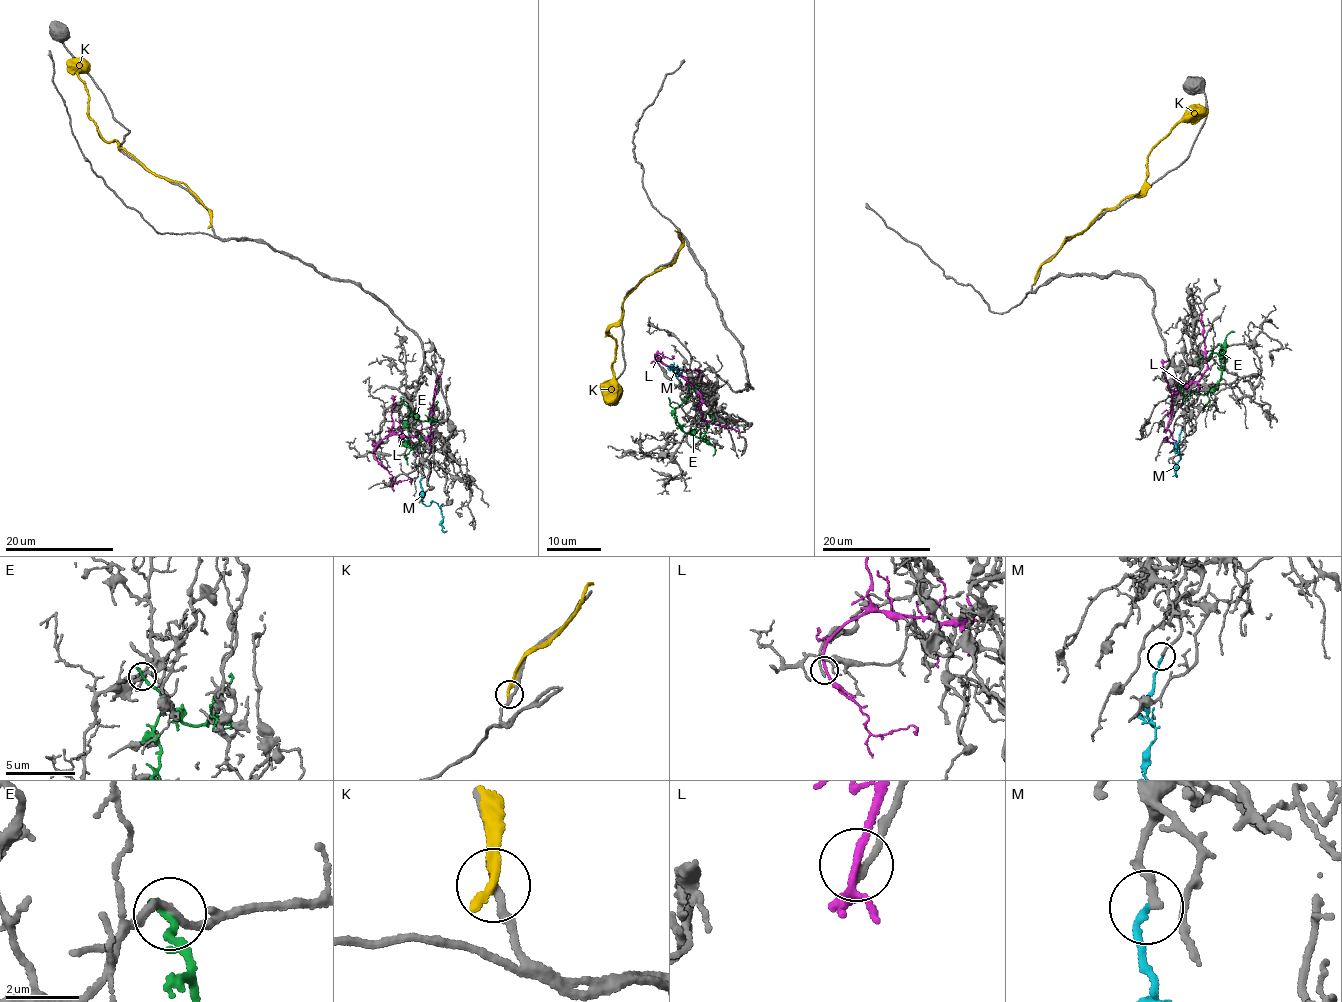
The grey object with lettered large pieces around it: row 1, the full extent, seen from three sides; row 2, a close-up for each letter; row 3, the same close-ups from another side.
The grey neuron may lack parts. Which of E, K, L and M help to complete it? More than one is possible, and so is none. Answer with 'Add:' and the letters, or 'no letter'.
Add: M

